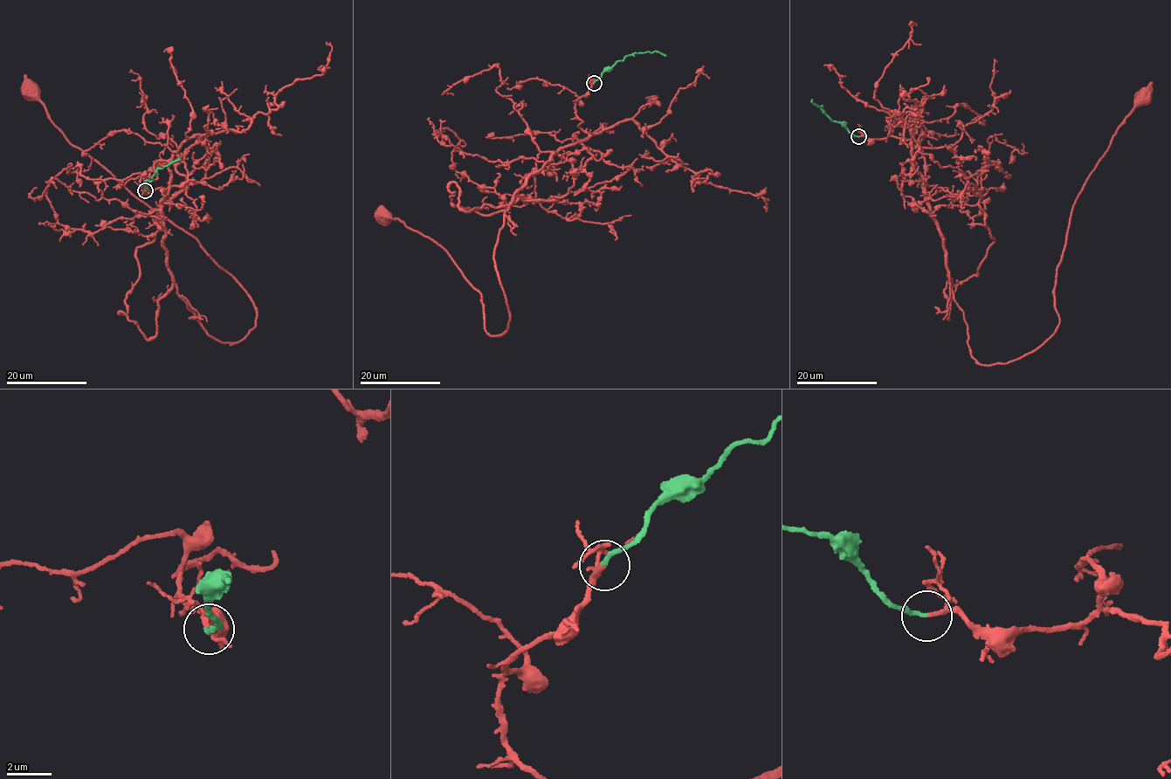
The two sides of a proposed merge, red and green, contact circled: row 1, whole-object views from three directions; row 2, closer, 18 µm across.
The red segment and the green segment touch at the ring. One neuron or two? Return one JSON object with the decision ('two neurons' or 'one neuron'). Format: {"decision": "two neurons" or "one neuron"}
{"decision": "one neuron"}

